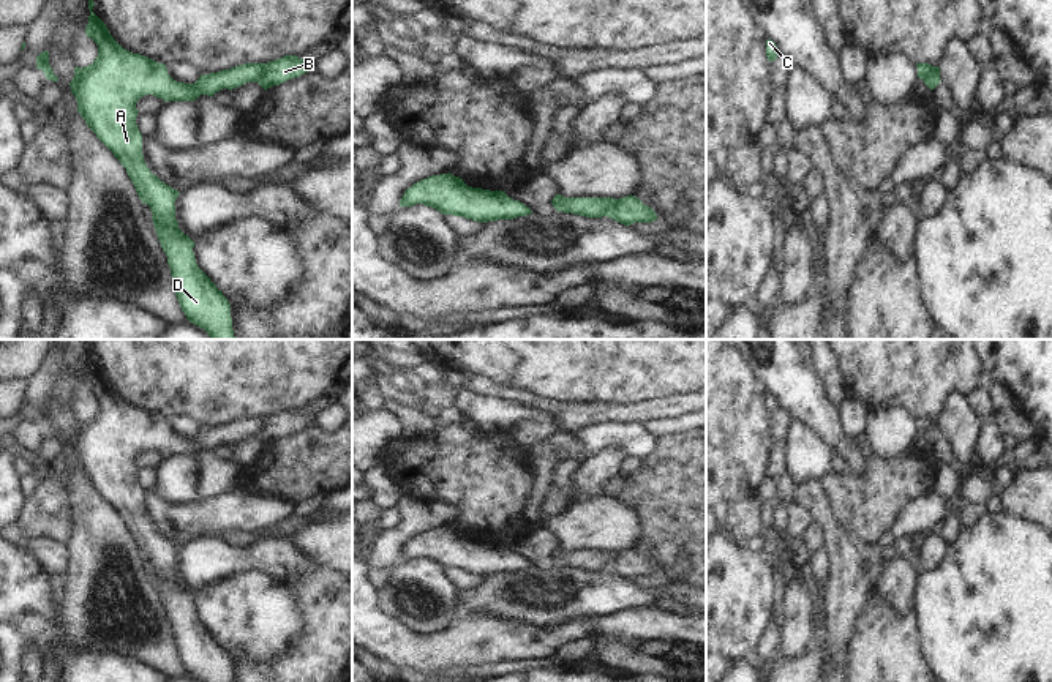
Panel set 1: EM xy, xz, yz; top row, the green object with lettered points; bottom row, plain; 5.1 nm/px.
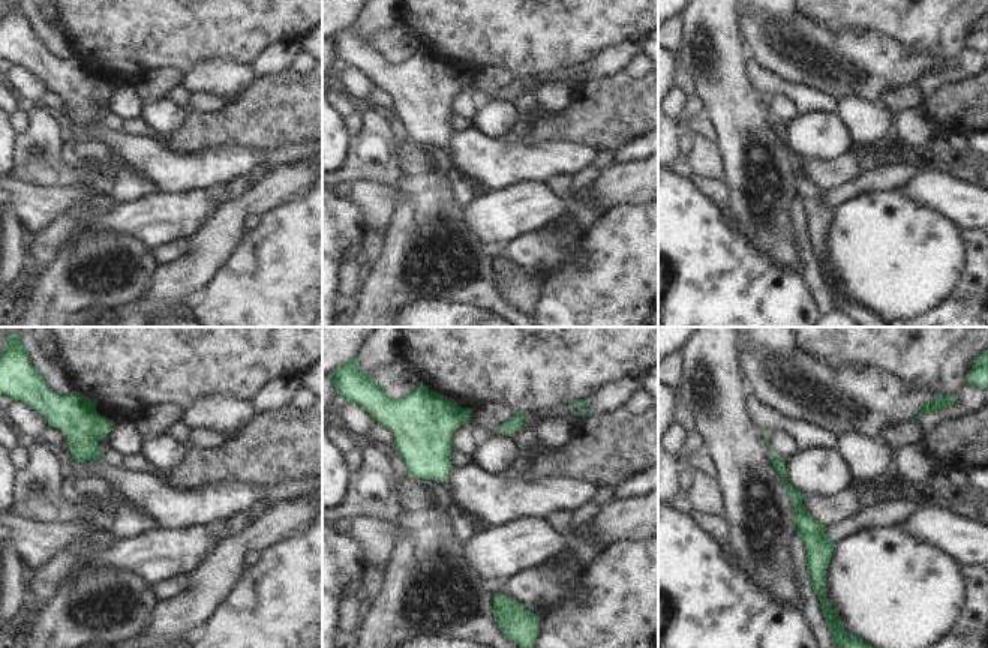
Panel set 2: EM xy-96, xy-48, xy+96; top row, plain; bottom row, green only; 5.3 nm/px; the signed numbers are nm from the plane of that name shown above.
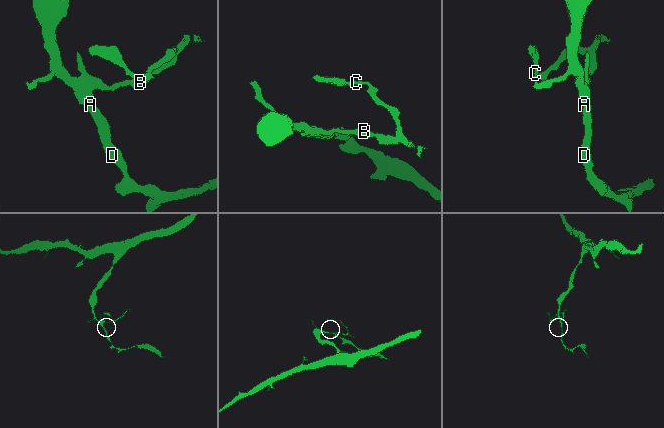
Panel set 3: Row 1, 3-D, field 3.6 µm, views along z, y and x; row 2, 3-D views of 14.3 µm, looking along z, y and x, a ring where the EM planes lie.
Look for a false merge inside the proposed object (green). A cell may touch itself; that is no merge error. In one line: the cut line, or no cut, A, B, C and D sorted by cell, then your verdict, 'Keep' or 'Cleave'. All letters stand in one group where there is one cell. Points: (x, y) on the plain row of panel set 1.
Split along xy (264, 417), (264, 425), (255, 434). Groups: A D / B C. Cleave

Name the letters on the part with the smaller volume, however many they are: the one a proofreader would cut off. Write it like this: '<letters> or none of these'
B, C

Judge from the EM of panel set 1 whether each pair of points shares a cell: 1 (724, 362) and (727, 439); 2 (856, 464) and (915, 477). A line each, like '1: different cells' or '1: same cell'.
1: same cell
2: different cells

